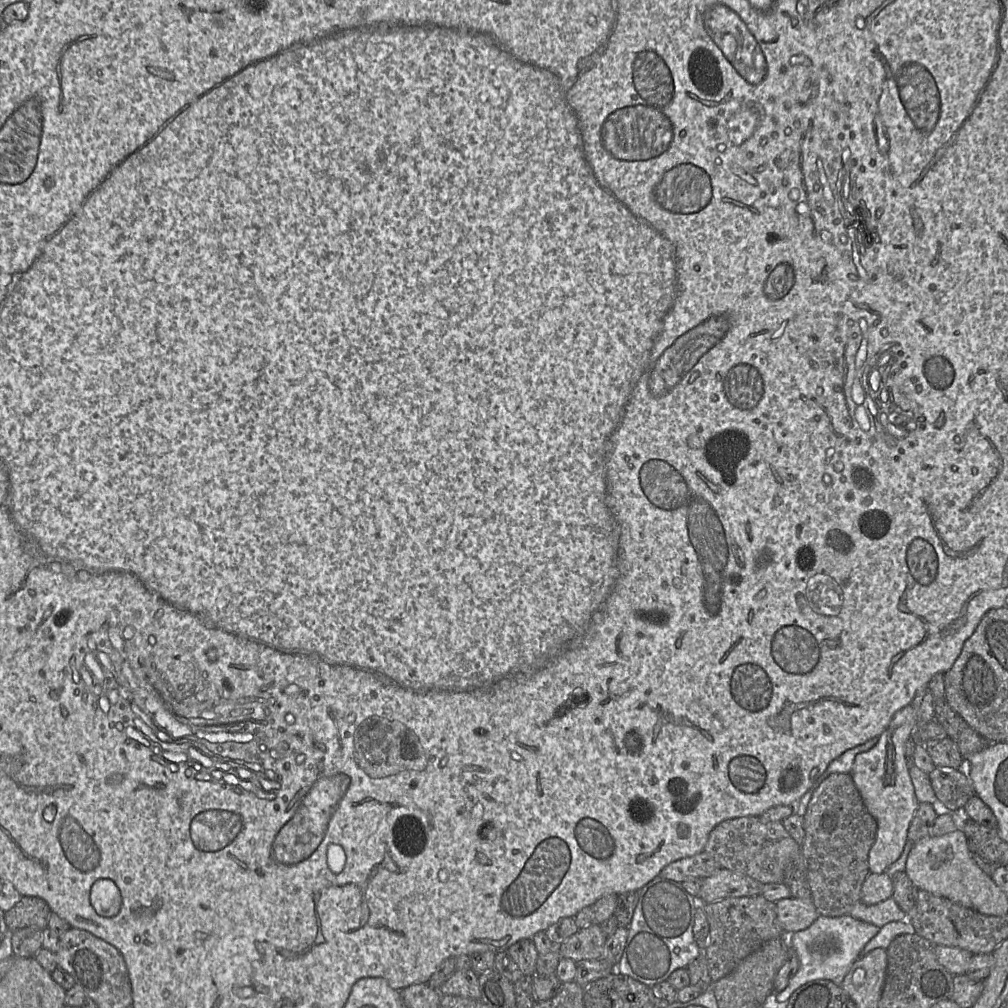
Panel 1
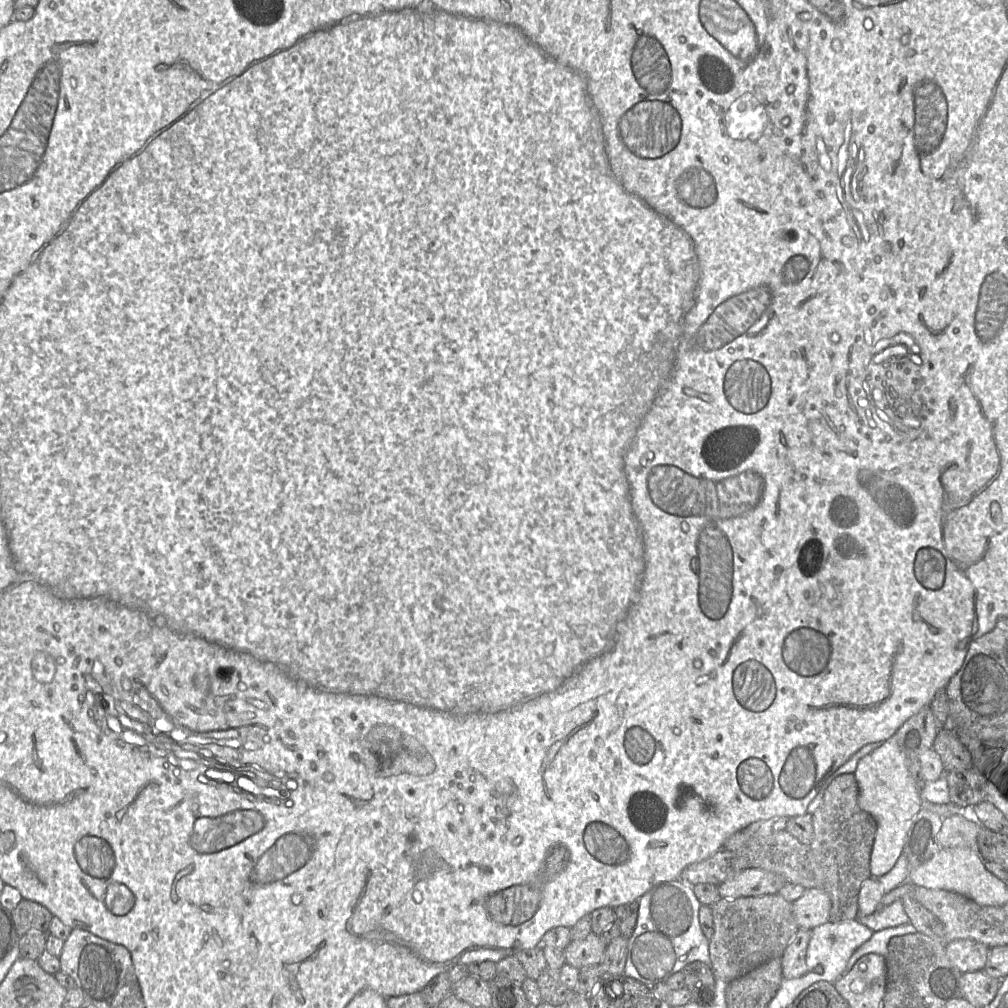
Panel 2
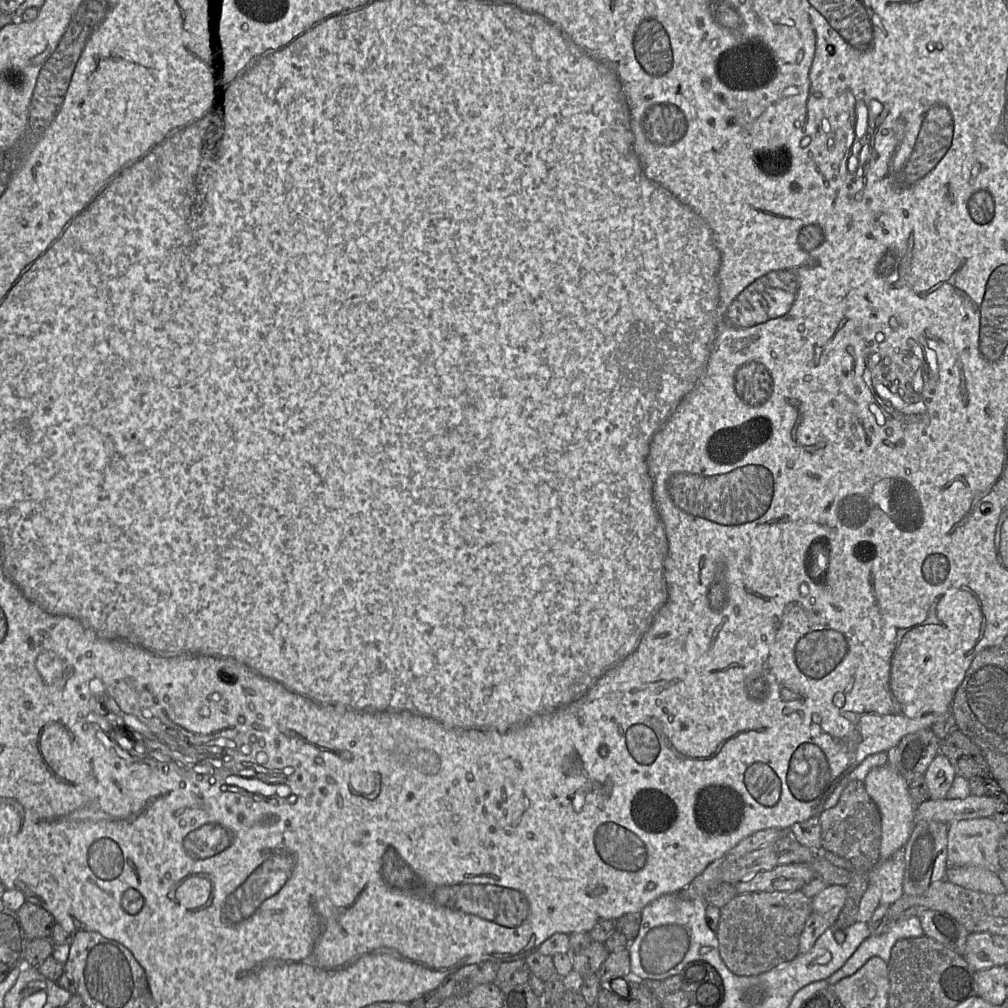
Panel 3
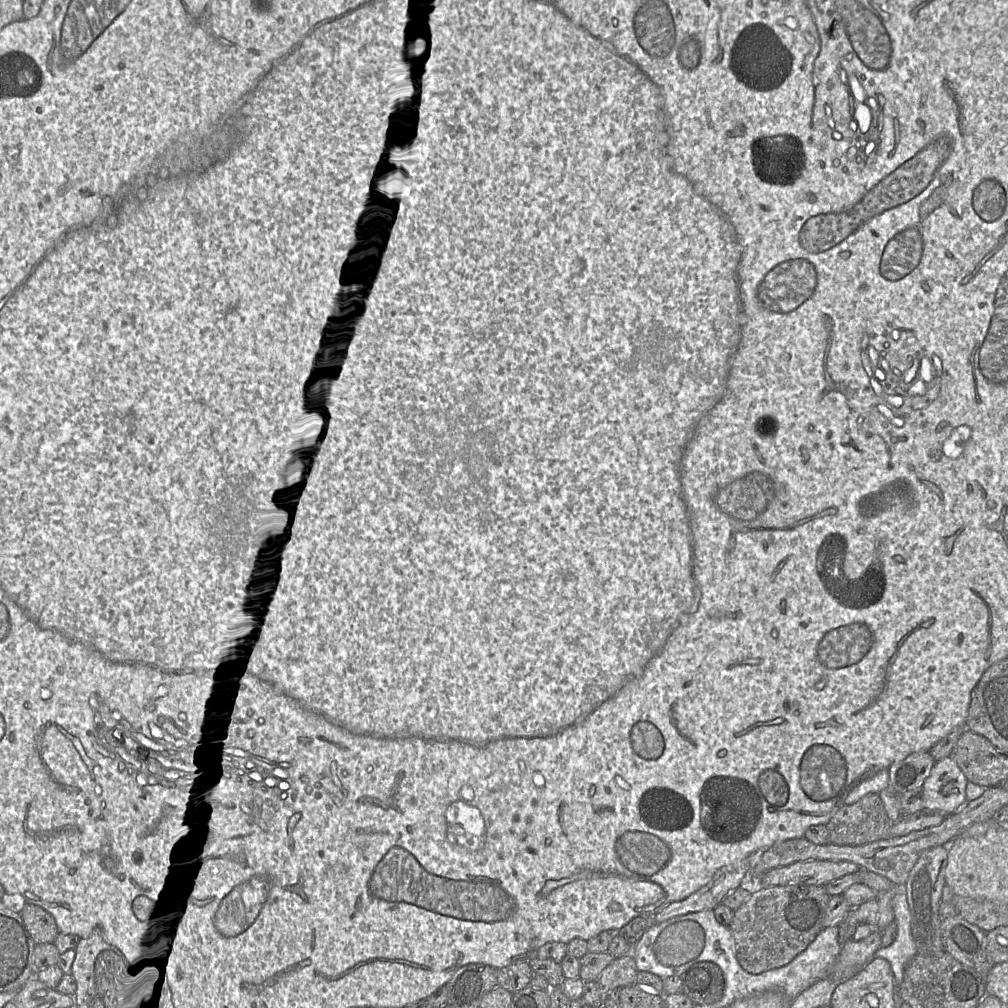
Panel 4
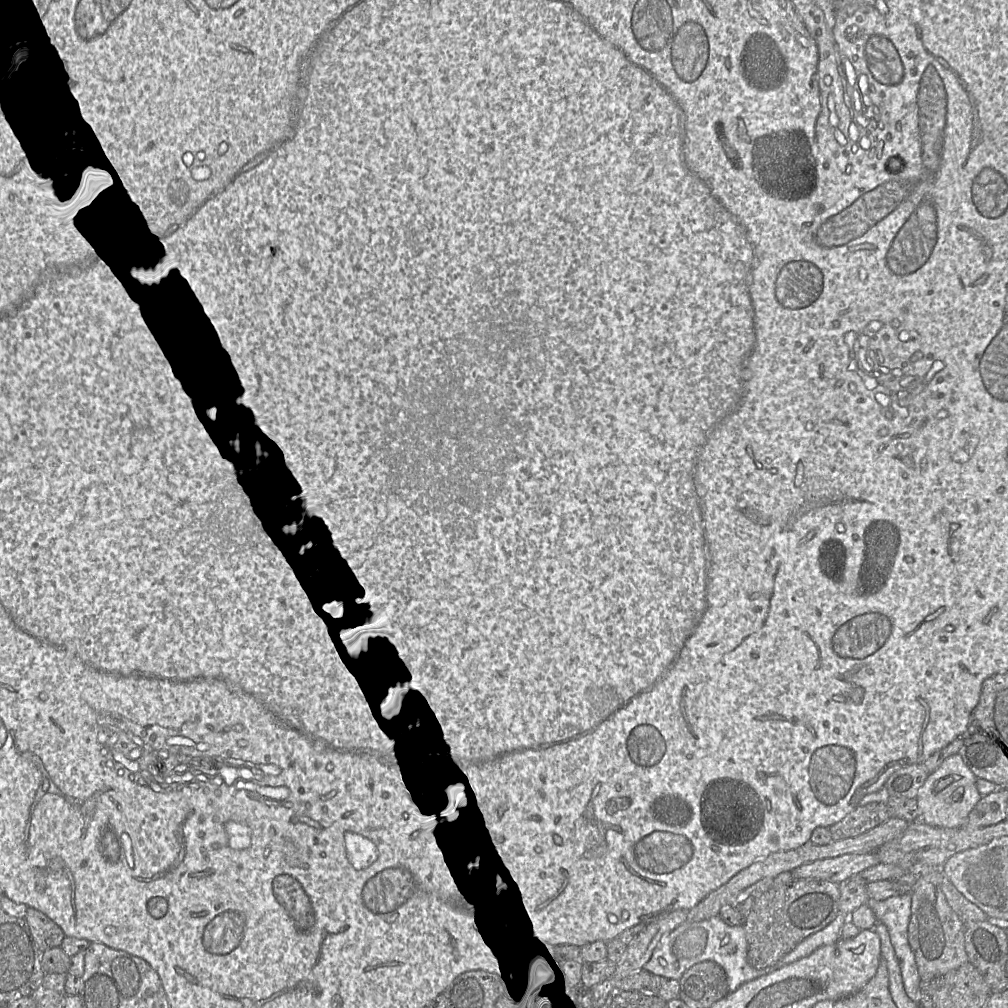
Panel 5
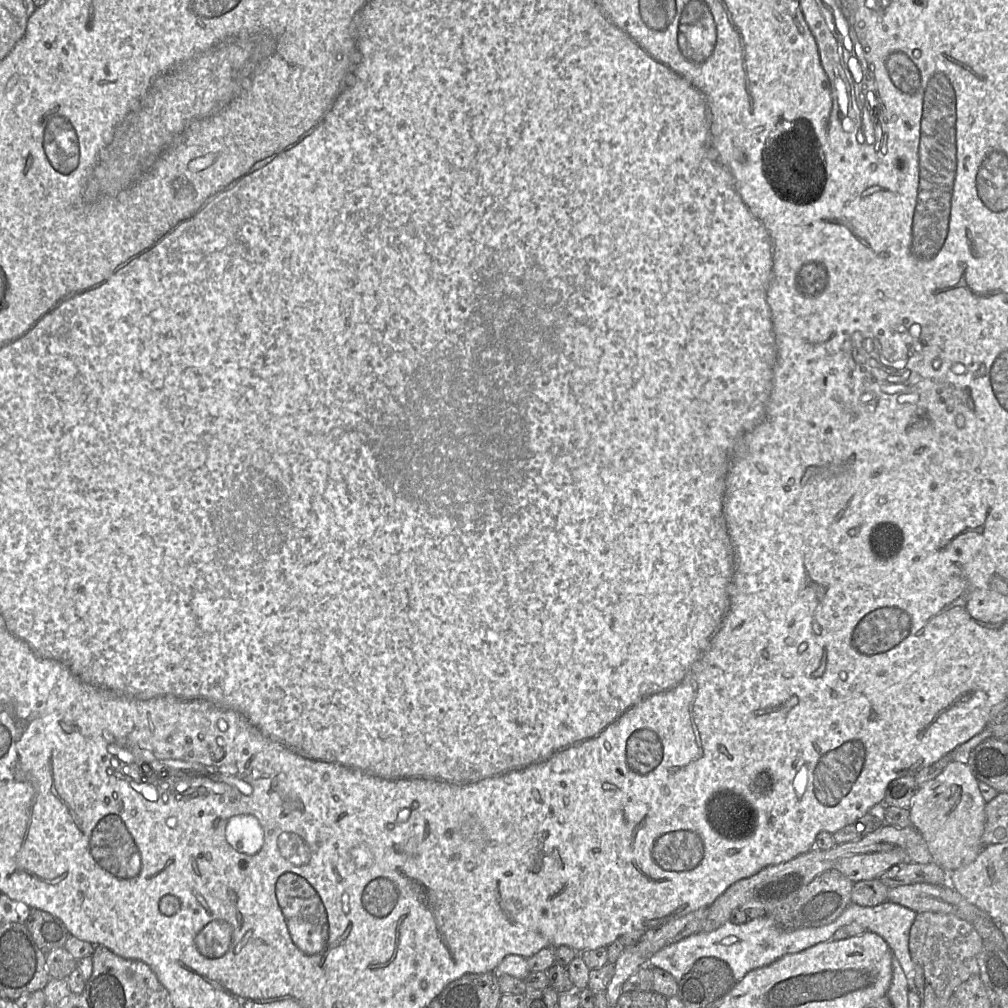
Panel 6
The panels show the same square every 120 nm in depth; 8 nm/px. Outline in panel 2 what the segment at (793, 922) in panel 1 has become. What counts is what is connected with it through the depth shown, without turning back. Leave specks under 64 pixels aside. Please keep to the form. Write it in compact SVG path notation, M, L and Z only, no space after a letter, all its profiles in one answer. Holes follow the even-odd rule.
M820 888L806 889L802 896L792 902L793 915L799 928L813 928L829 921L831 900Z

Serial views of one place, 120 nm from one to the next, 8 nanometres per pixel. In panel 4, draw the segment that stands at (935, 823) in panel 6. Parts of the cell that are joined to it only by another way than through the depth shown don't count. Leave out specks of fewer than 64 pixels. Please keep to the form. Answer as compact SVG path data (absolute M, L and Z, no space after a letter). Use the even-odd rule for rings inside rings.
M952 758L935 762L922 786L924 808L944 815L955 813L968 803L965 794L967 783L966 777Z

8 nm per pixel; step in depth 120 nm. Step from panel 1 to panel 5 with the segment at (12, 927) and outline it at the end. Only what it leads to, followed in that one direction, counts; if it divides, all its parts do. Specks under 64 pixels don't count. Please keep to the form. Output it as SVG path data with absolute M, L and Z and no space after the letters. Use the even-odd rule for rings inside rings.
M28 907L25 920L41 951L61 946L65 937L63 930L43 912Z

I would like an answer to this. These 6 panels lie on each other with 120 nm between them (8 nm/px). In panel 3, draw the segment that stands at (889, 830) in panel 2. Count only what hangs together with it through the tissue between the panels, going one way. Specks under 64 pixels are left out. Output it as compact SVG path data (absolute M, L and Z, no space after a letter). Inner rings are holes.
M889 765L872 768L863 784L881 815L879 861L885 861L902 848L909 839L915 822L916 806L909 795L909 783Z

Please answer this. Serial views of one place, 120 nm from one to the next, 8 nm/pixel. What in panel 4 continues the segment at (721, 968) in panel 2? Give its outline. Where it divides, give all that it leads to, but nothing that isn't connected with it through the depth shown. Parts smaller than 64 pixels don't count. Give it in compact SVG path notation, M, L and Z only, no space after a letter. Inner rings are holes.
M773 886L755 891L734 911L729 929L736 944L736 956L748 973L760 974L790 963L823 929L830 895L824 886Z

